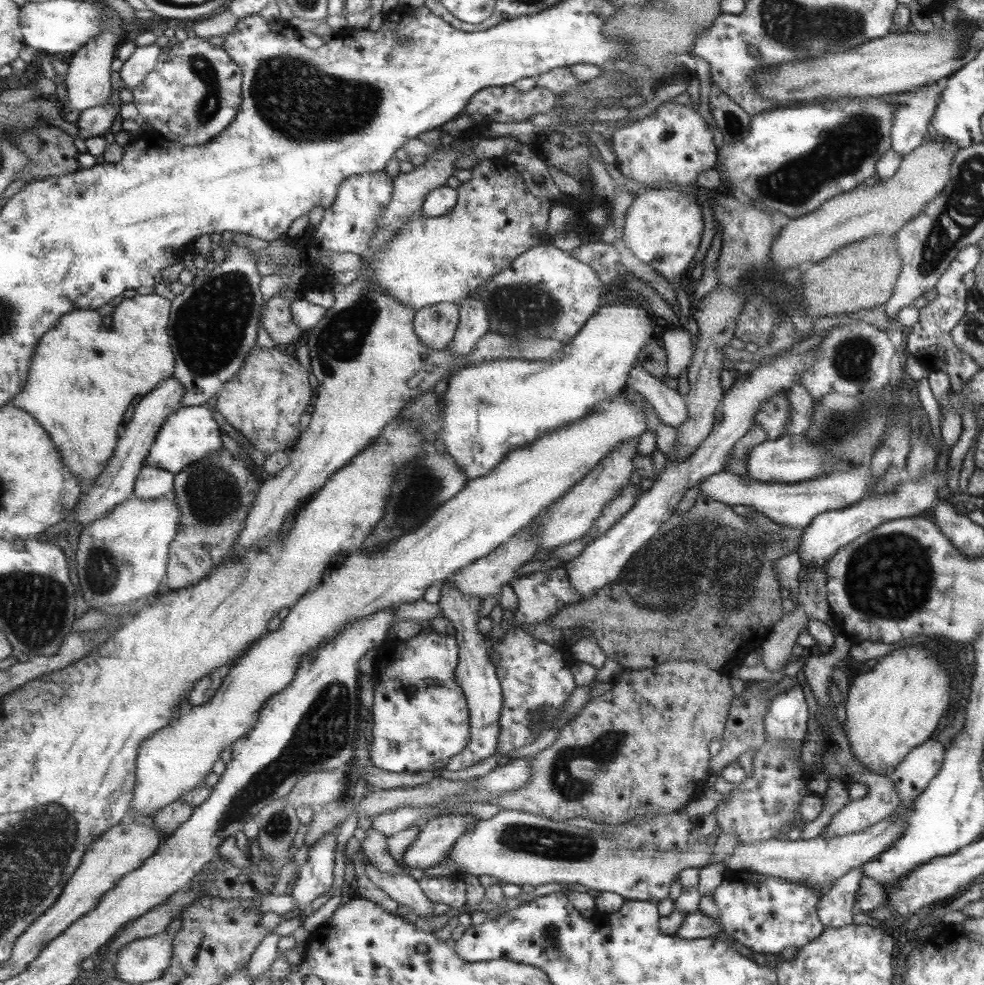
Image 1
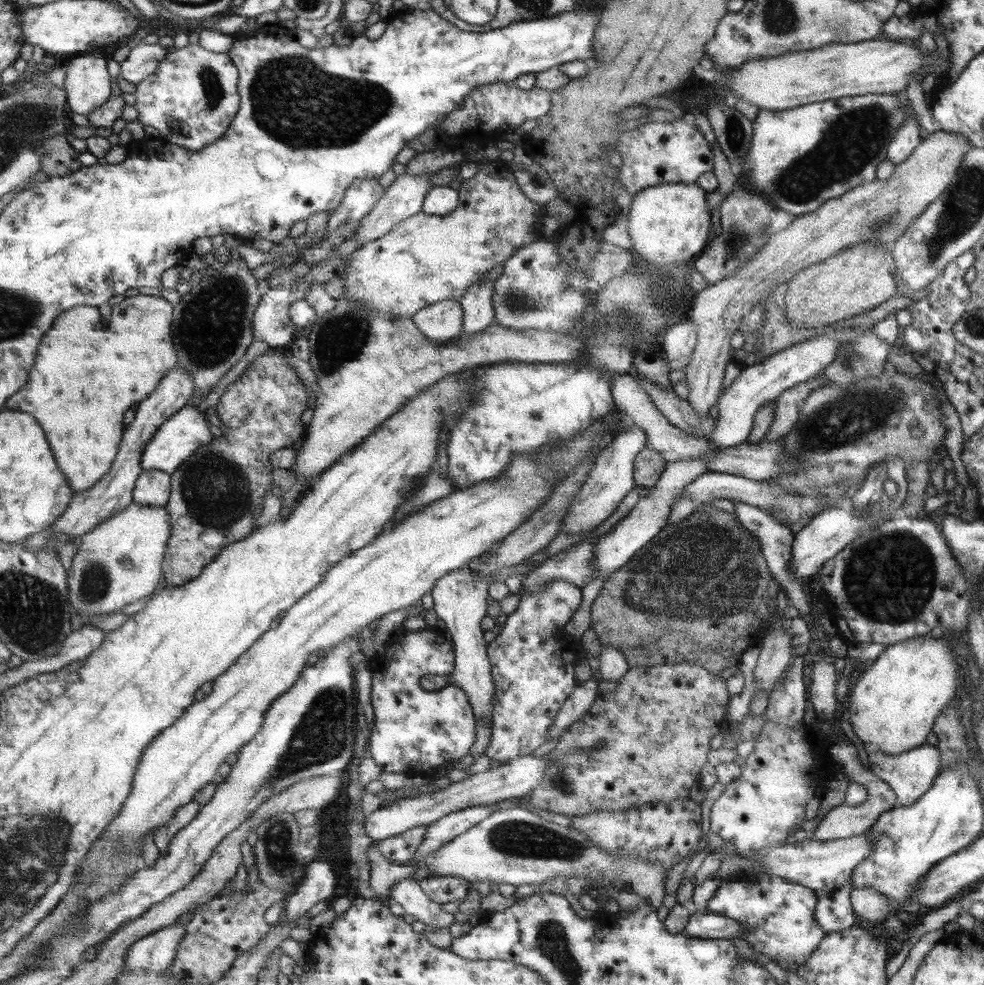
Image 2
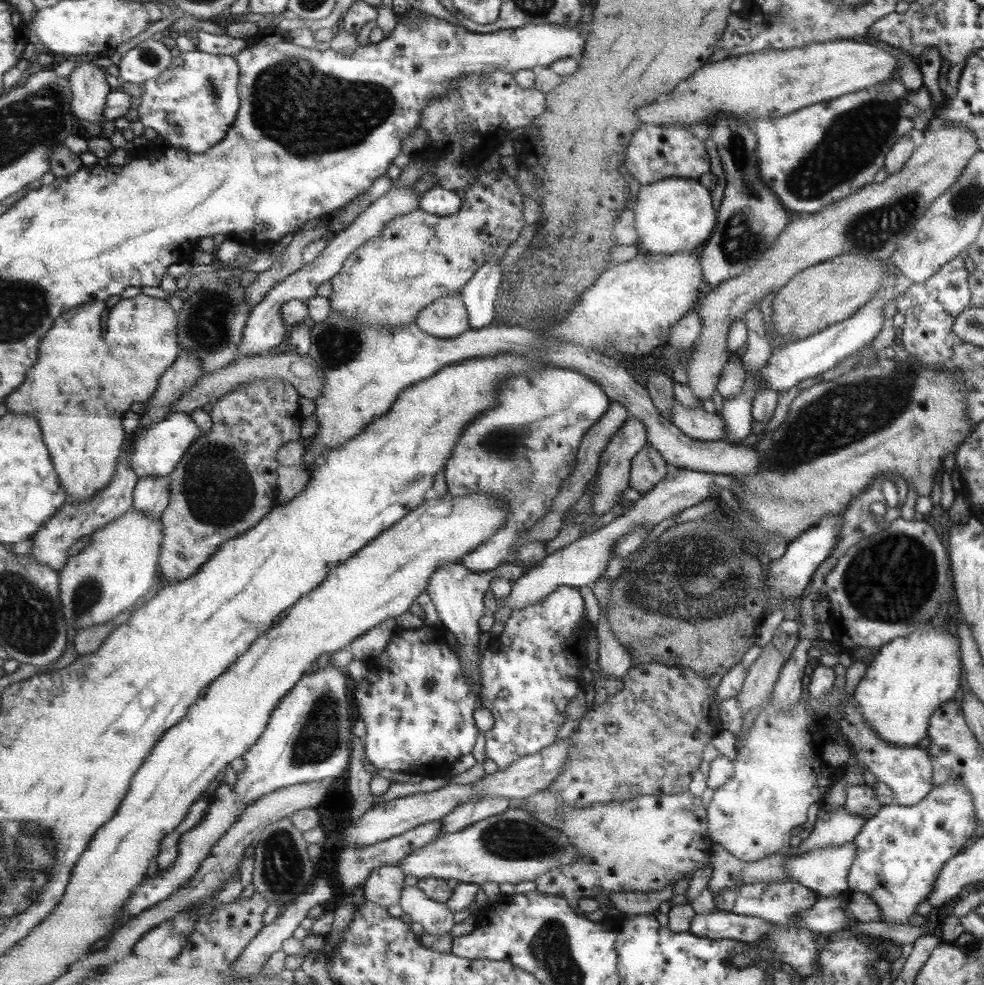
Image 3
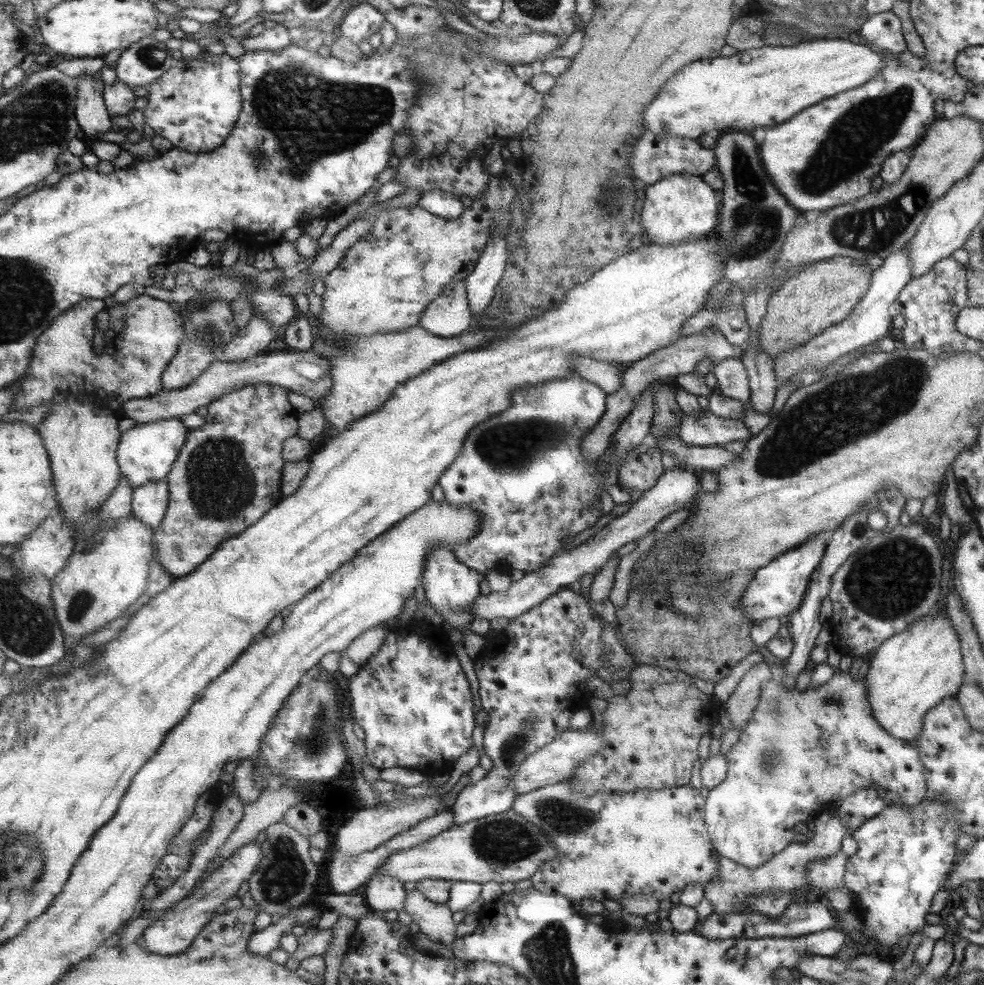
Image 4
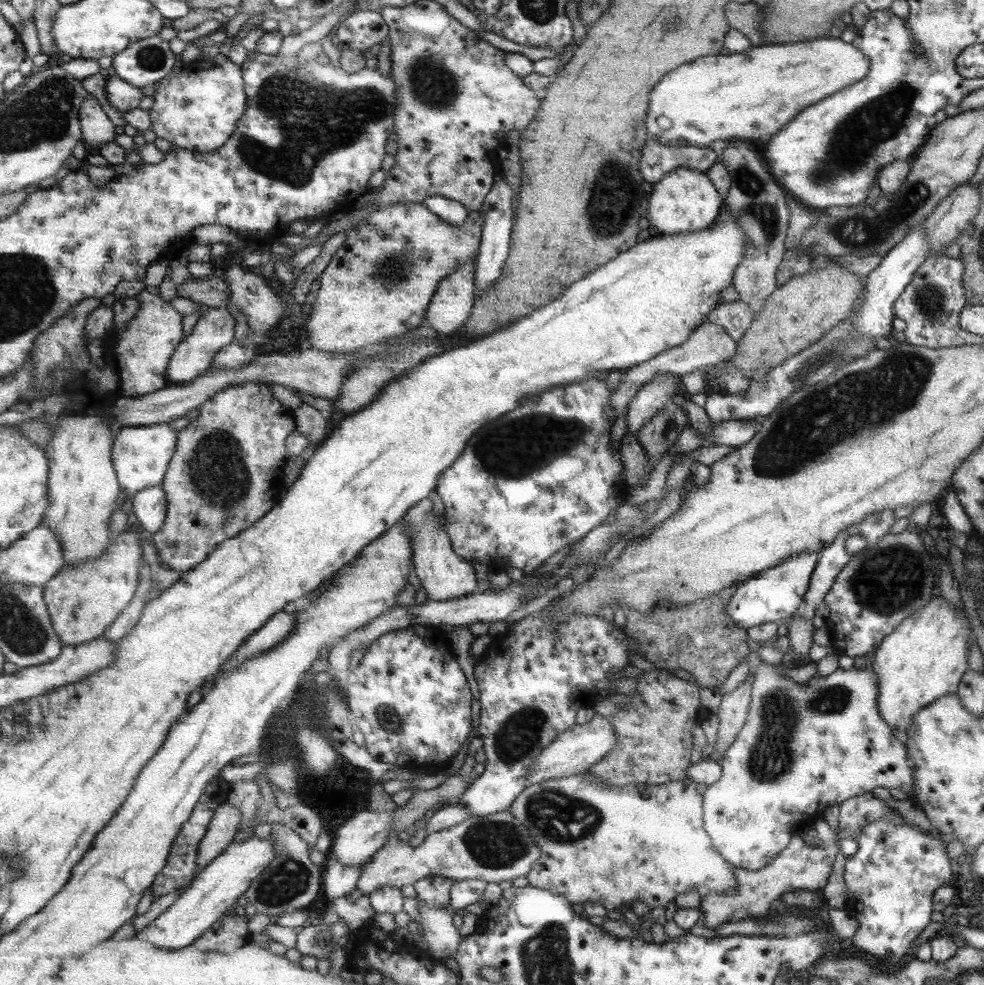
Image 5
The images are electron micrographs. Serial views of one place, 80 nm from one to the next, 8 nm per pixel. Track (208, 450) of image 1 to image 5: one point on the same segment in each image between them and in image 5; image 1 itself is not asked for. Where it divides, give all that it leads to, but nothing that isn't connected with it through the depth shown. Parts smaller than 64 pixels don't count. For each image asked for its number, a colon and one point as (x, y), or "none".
2: (188, 430)
3: (156, 451)
4: (147, 452)
5: (142, 454)

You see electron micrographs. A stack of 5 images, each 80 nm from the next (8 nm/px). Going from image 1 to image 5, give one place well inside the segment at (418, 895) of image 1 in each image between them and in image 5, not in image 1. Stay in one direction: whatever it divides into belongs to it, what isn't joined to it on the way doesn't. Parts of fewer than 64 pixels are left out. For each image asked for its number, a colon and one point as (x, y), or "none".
2: (408, 893)
3: (436, 919)
4: (434, 920)
5: (443, 939)

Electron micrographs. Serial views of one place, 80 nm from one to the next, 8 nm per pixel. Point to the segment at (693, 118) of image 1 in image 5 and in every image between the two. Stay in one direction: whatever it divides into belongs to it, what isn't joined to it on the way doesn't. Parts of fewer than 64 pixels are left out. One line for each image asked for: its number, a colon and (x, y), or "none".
2: (675, 152)
3: (653, 154)
4: (655, 155)
5: (656, 160)

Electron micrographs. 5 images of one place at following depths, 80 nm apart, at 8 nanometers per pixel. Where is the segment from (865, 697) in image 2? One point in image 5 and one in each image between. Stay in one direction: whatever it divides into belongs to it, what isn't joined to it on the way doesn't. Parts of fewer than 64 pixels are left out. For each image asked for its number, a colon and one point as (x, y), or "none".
3: (908, 678)
4: (911, 671)
5: (924, 658)

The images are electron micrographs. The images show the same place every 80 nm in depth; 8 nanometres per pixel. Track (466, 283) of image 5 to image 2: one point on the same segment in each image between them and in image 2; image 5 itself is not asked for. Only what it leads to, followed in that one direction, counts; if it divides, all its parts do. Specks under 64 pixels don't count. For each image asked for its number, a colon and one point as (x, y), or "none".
2: (442, 322)
3: (447, 317)
4: (449, 315)

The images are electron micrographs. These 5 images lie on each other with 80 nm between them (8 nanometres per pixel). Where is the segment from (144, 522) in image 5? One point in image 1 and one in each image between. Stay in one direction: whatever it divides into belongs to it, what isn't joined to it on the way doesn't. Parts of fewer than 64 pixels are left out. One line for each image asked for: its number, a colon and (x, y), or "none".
1: (153, 482)
2: (154, 488)
3: (152, 494)
4: (150, 504)

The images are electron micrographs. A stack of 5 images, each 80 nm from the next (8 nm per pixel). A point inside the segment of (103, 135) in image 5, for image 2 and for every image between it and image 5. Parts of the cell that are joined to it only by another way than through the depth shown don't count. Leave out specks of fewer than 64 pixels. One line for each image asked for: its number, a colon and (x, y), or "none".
2: (88, 83)
3: (89, 84)
4: (92, 112)

